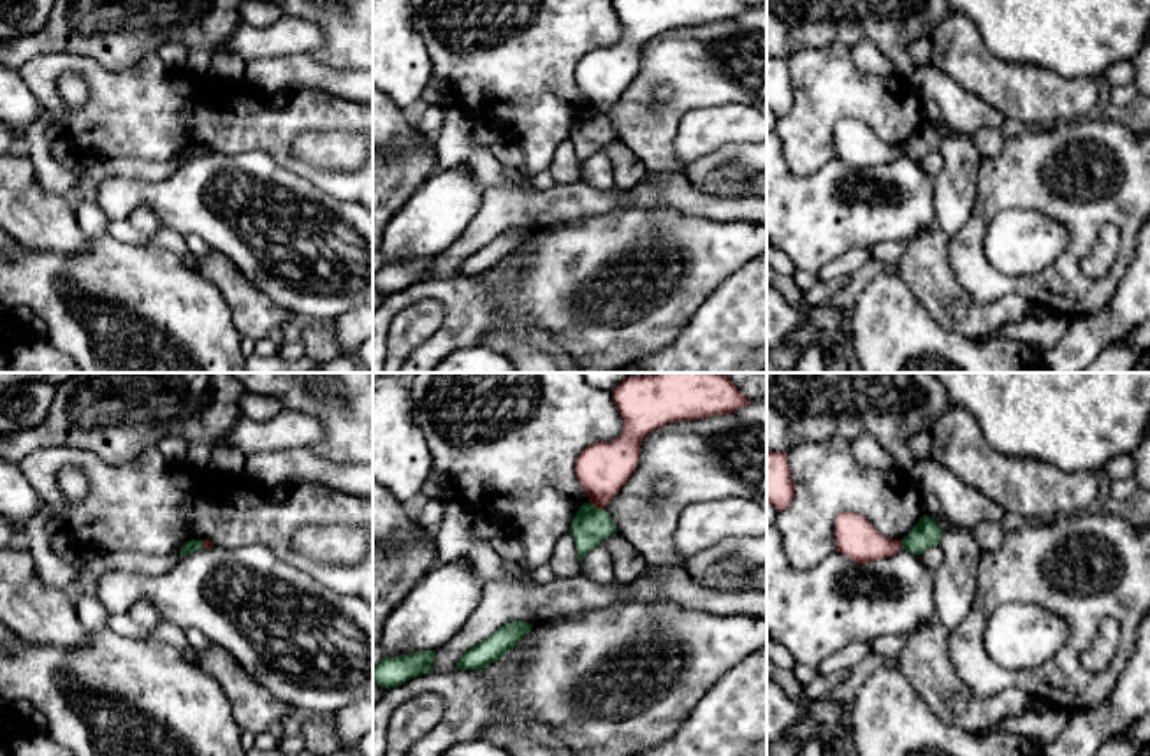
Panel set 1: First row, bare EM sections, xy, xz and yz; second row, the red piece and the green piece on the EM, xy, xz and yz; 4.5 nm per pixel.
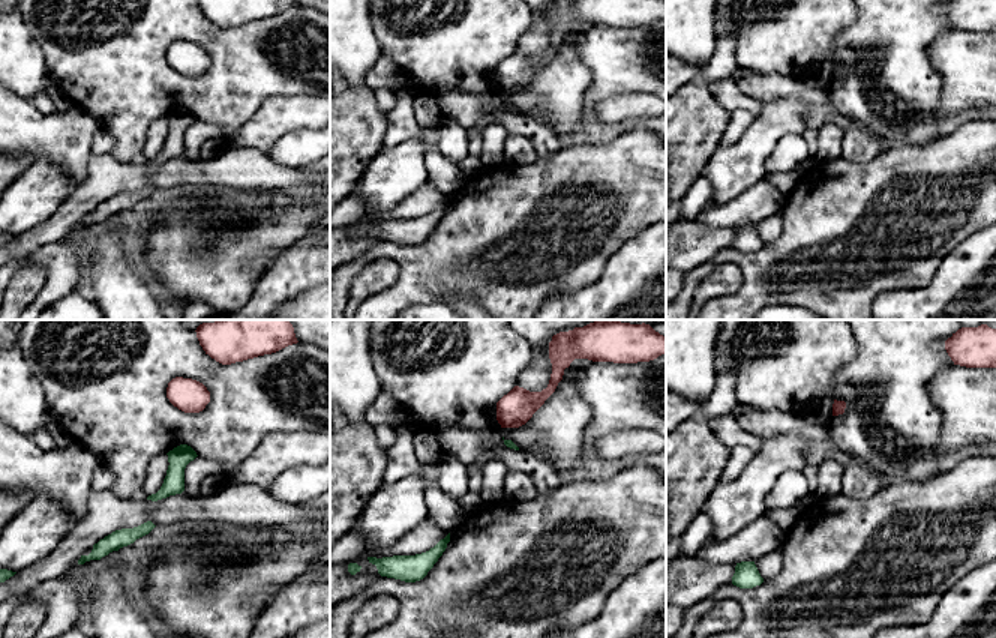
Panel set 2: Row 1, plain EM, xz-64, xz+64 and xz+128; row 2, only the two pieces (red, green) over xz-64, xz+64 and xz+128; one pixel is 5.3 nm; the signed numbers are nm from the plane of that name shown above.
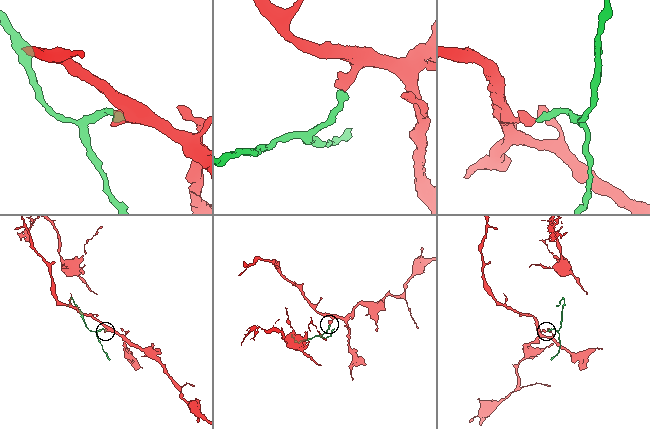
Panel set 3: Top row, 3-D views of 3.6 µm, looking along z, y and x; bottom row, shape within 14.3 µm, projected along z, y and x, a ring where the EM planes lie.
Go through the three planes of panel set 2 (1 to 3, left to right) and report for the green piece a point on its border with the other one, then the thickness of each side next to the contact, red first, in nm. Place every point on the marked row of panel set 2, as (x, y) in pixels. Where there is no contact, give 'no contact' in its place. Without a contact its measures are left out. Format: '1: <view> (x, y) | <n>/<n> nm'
1: no contact
2: no contact
3: no contact

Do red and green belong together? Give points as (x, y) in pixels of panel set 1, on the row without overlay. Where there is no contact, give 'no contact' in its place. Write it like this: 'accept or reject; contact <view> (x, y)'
reject; contact xz (596, 113)

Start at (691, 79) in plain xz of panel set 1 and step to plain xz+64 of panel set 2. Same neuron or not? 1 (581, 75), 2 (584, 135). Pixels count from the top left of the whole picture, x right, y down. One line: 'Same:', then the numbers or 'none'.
Same: 2

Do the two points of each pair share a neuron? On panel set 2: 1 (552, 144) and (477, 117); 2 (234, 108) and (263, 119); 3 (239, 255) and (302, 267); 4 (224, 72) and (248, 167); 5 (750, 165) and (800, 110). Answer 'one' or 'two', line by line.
1: one
2: two
3: two
4: two
5: one

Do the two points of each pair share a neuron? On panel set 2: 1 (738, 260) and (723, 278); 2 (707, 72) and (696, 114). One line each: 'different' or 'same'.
1: different
2: different

